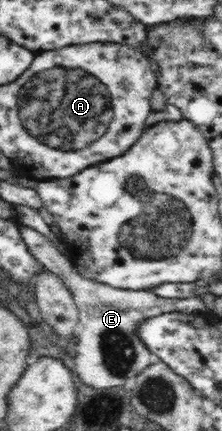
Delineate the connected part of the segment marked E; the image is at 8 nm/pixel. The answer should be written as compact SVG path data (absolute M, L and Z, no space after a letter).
M17 224L20 235L40 264L52 273L61 277L61 281L71 291L75 304L79 309L79 318L83 324L78 336L77 356L75 356L75 372L77 376L91 388L113 388L131 384L140 372L149 365L157 364L159 357L147 349L147 345L137 335L137 324L143 320L155 318L167 312L180 312L186 316L206 314L203 299L199 296L191 298L165 298L157 296L151 290L125 290L113 288L103 282L95 282L78 273L78 268L70 260L69 254L55 249L55 244L45 235L26 225Z

